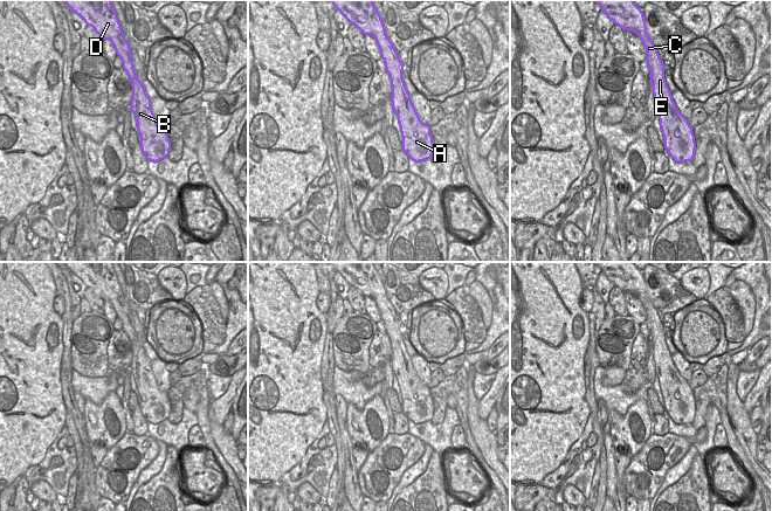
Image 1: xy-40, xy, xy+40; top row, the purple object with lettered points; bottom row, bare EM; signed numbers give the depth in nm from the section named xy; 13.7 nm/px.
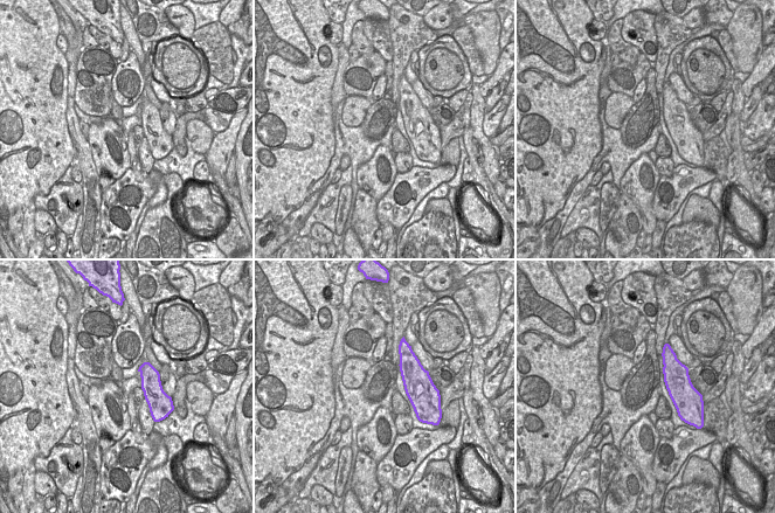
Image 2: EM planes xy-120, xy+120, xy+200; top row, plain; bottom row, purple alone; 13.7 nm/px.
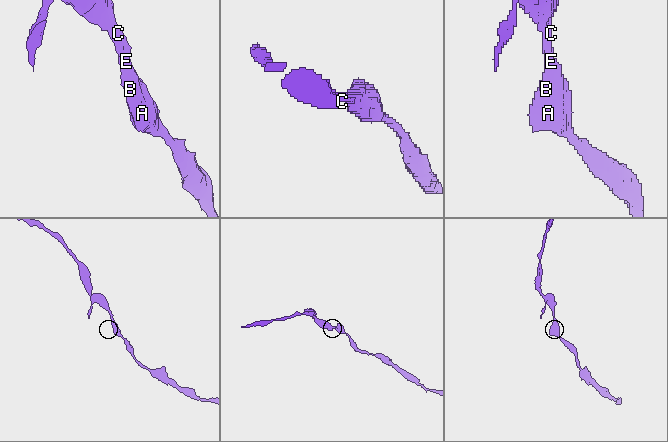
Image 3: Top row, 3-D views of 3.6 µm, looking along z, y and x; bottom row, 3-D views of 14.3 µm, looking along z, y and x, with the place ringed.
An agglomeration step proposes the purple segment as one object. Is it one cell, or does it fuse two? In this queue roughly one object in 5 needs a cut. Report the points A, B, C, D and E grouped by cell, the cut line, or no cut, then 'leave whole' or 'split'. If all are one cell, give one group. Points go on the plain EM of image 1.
A B C D E | no cut | leave whole

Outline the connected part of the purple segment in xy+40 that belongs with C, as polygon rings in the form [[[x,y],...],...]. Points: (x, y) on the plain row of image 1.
[[[595,262],[609,282],[623,292],[635,295],[642,303],[650,332],[655,372],[664,400],[664,410],[676,424],[692,423],[696,405],[692,389],[680,374],[664,340],[666,327],[647,295],[641,270],[633,262]]]

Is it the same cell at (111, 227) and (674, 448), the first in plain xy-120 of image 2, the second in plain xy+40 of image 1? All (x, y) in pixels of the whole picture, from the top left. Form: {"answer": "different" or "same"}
{"answer": "same"}

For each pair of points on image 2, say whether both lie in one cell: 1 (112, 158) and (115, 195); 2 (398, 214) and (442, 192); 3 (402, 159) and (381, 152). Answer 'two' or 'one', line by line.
1: two
2: two
3: two

